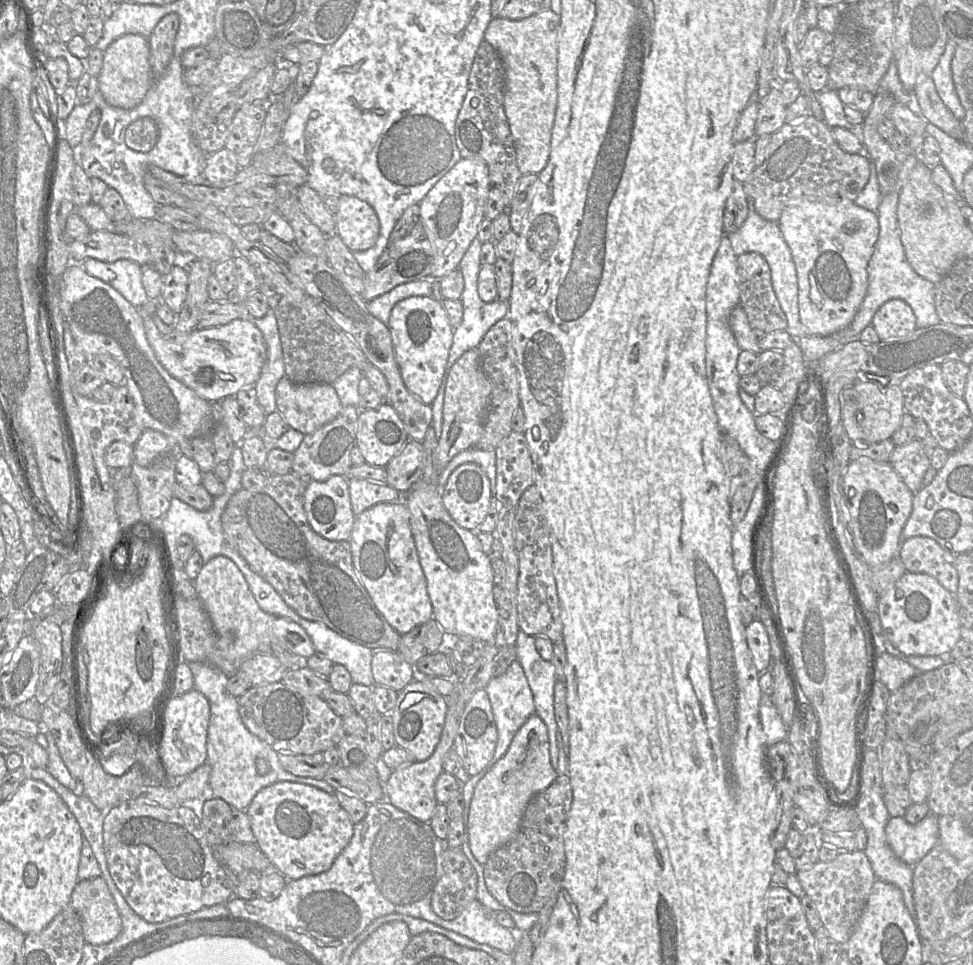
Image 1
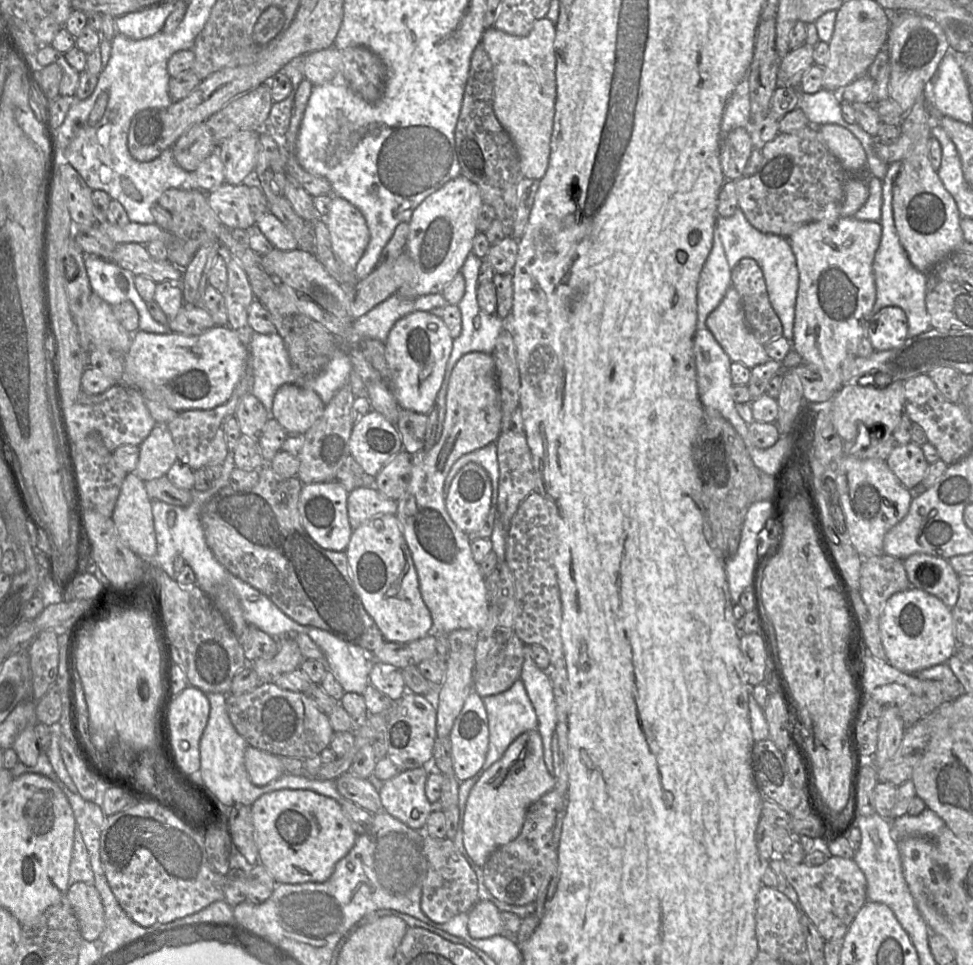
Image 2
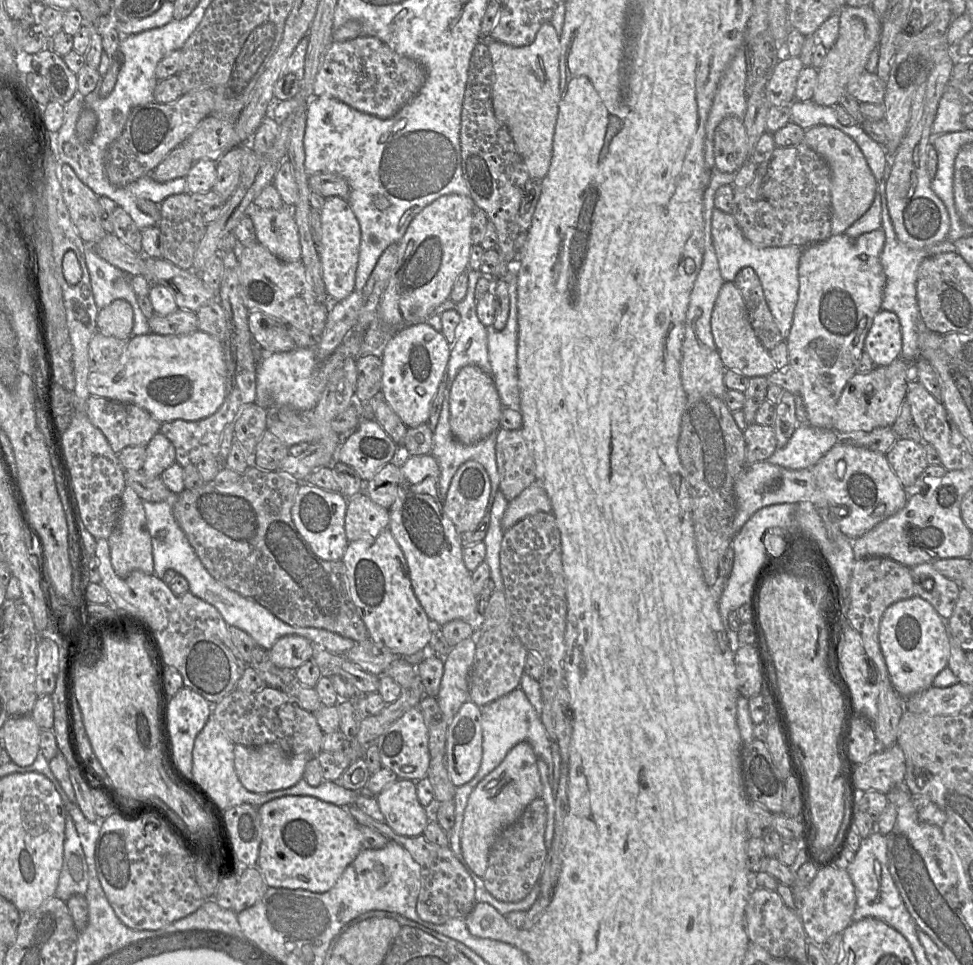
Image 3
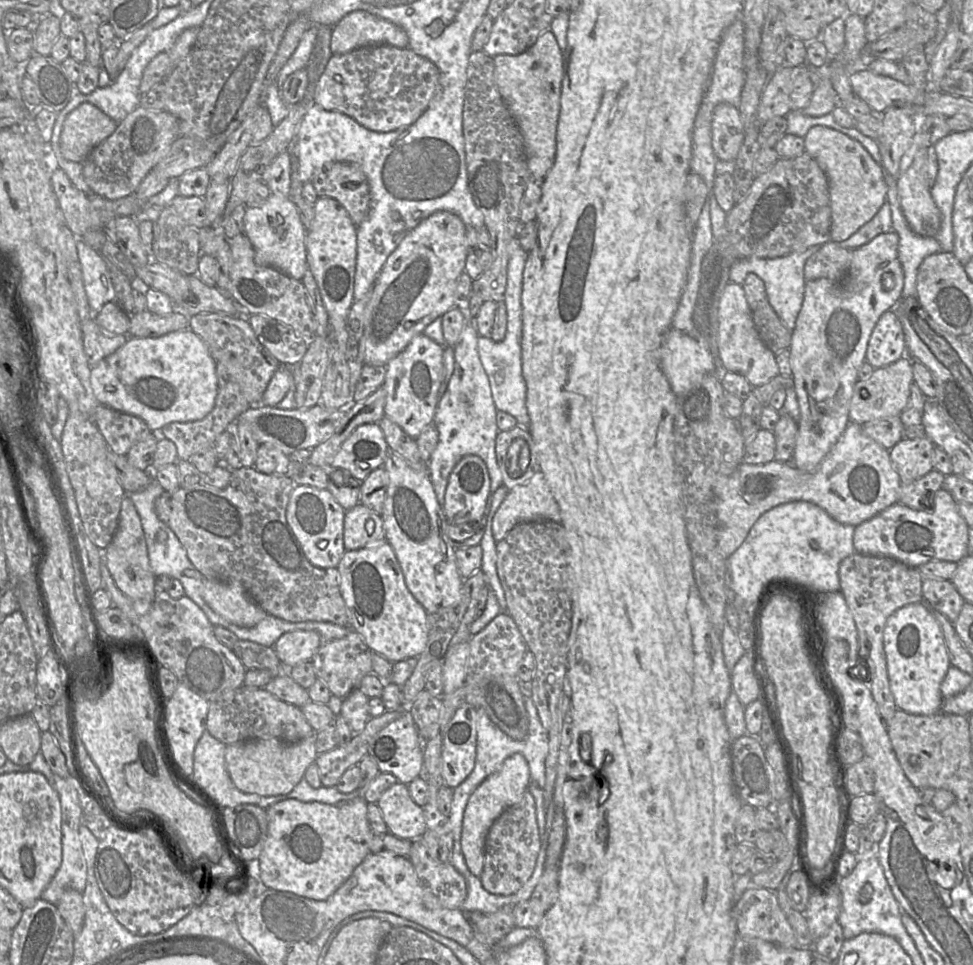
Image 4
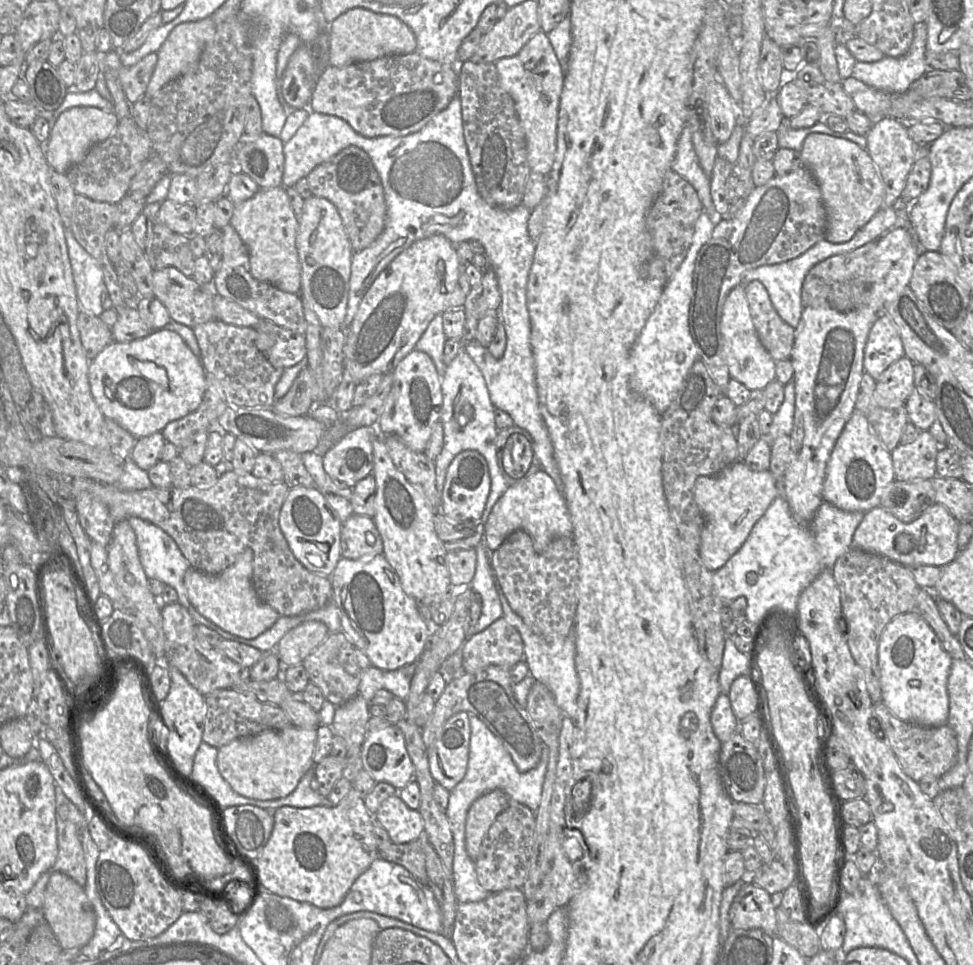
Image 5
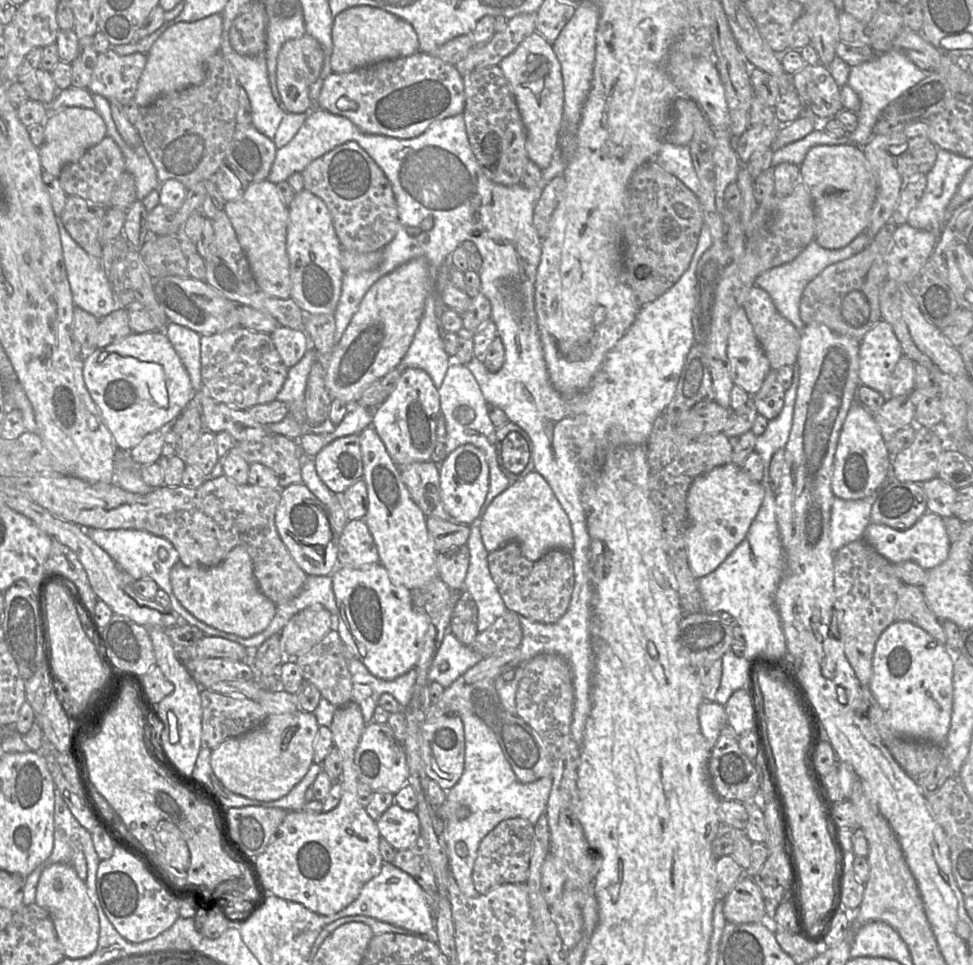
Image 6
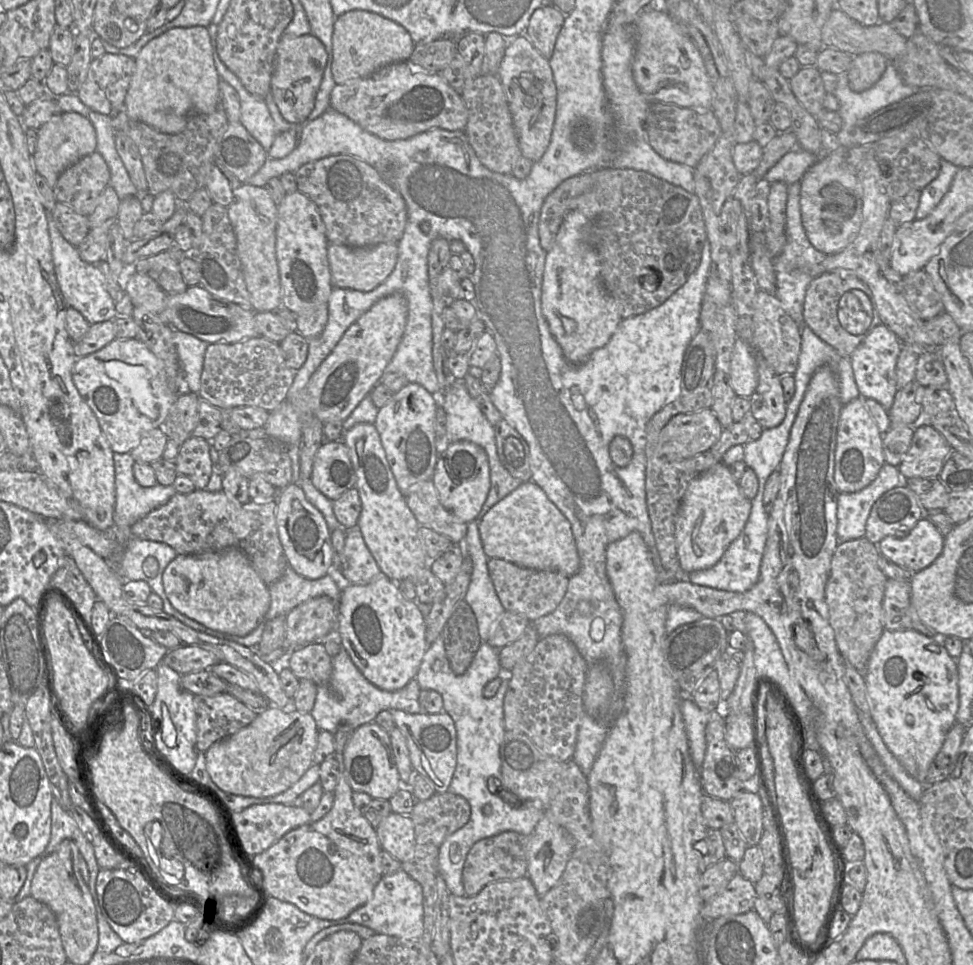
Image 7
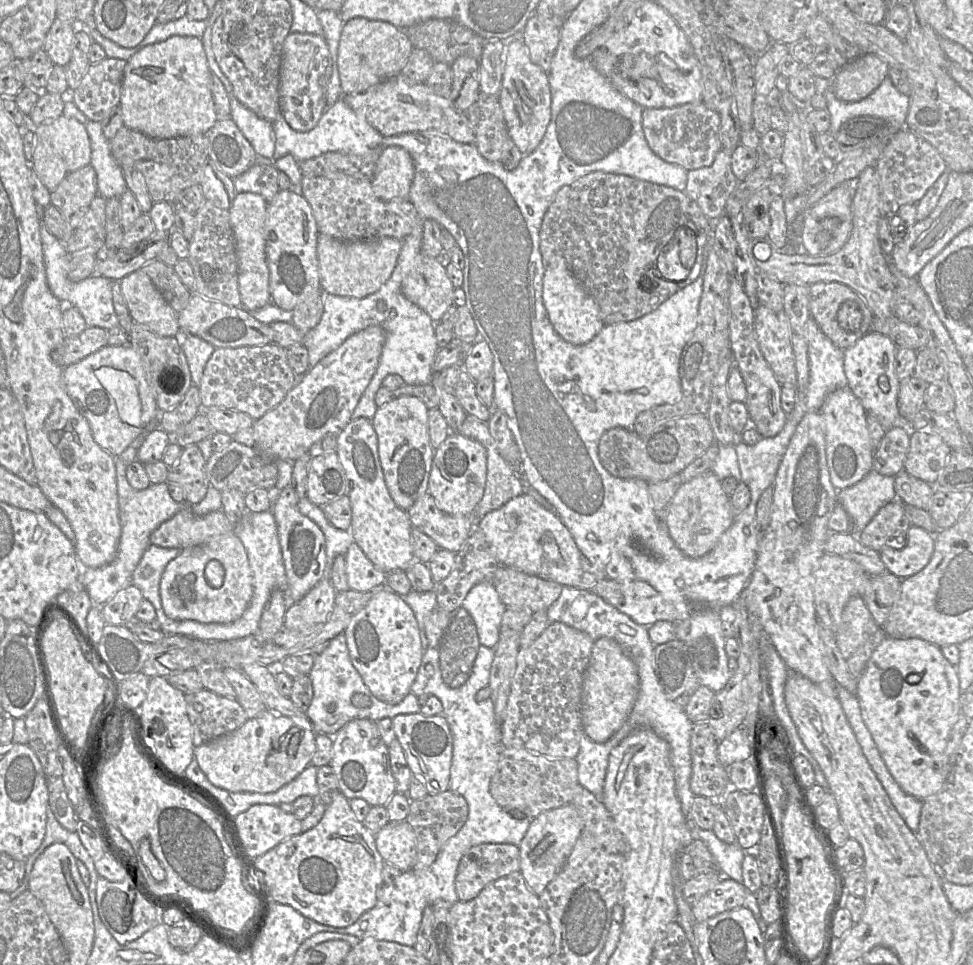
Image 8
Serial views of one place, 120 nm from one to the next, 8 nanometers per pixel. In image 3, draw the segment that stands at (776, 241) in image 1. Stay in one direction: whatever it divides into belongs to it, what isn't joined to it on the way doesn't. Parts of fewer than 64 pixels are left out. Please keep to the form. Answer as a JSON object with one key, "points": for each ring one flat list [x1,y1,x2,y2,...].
{"points":[[717,208,713,209,711,222,712,243,719,263,721,276,725,282,734,282,738,272,751,267,761,282,764,297,781,335,786,341,792,326,794,310,799,296,799,246,759,247,748,241,735,218]]}

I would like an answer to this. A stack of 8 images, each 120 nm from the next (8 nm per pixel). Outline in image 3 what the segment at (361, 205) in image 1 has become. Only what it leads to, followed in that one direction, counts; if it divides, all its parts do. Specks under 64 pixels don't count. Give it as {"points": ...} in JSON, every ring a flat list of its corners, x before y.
{"points":[[329,197,320,211,322,236,318,253,322,265,322,277,331,302,347,298,355,290,355,277,358,266,361,229,359,222,347,200]]}

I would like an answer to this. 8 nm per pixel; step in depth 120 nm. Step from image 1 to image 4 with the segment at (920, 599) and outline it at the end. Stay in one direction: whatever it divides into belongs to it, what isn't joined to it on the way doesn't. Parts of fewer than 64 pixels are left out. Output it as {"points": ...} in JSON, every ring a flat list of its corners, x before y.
{"points":[[926,602,904,606,887,620,884,634,890,688,899,710,913,715,934,715,941,711,941,684,951,666,938,620]]}

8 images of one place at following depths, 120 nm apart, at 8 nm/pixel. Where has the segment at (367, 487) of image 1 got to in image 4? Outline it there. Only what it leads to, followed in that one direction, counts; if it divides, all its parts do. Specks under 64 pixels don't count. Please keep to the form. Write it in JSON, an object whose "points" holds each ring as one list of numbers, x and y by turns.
{"points":[[360,502,346,511,344,517,344,548,358,550,385,540,381,515]]}

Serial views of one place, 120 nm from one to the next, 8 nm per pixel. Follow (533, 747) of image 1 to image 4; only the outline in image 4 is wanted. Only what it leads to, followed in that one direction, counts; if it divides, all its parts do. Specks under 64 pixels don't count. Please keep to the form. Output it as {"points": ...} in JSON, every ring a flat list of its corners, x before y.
{"points":[[520,753,510,755,502,766,487,777,472,793,466,805,461,833,461,849,469,870,480,877,484,867,485,841,494,821,509,807,518,803,530,785,530,771]]}

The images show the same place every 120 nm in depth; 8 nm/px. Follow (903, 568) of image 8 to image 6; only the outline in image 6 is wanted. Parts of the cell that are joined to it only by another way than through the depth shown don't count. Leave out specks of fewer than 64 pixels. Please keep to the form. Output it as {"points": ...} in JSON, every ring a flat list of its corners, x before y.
{"points":[[926,511,907,530,896,530,887,525,870,523,864,531,863,539,892,564,912,561,926,571,932,570,947,560,951,545,944,519,930,511]]}

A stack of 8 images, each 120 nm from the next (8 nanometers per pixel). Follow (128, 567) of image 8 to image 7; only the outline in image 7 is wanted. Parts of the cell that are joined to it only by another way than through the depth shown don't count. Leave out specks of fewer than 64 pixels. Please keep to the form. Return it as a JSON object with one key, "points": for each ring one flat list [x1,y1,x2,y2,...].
{"points":[[114,453,113,460,115,471,115,507,112,534,114,535,115,553,119,555,119,553,123,551,127,541,132,537,132,525,145,517,152,510,167,503,177,492,172,485,163,486,157,483,152,487,141,486,136,481,133,474,133,465,135,461,130,453]]}

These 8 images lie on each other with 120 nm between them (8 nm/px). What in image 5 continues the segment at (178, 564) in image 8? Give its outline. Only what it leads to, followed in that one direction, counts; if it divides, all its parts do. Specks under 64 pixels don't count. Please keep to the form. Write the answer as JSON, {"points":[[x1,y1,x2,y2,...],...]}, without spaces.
{"points":[[247,547,231,566,218,575,207,574,191,567,184,575,184,585,189,601,201,615,228,633,254,639,268,630,280,615,259,599,252,576,253,551]]}

